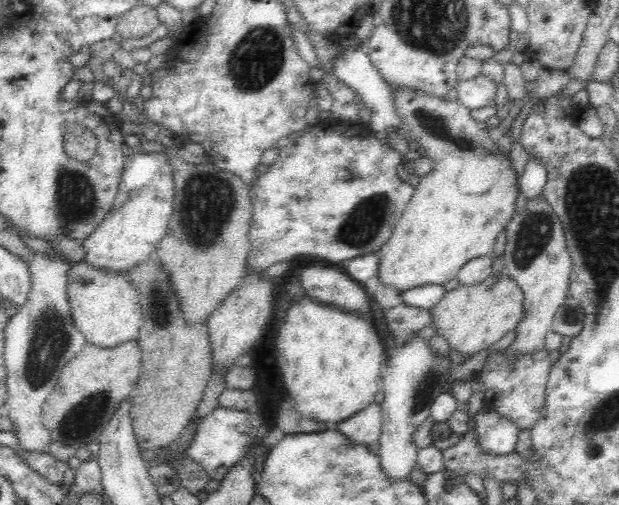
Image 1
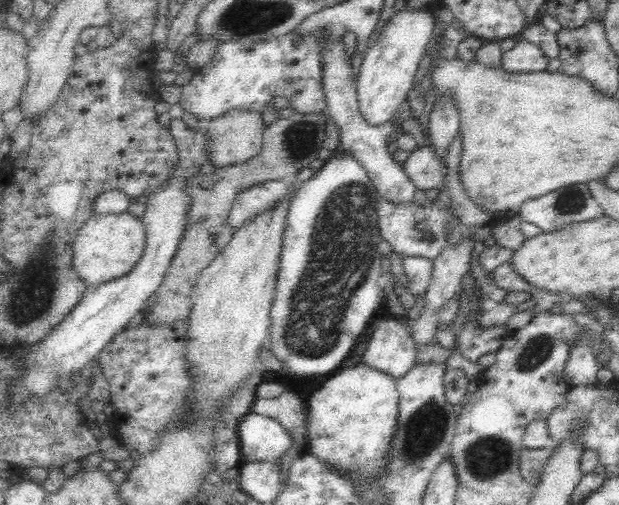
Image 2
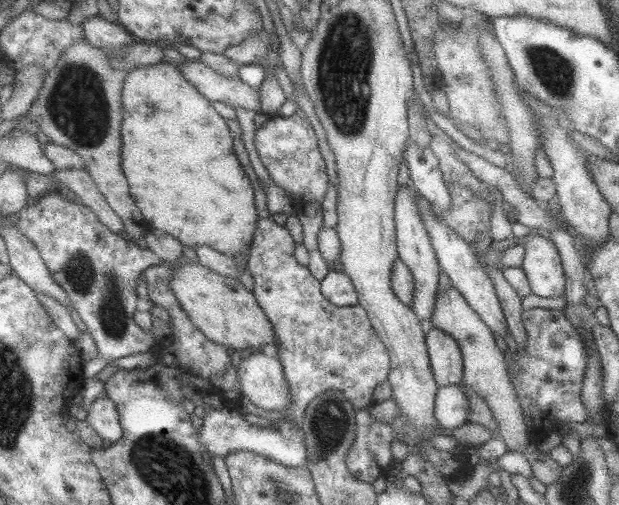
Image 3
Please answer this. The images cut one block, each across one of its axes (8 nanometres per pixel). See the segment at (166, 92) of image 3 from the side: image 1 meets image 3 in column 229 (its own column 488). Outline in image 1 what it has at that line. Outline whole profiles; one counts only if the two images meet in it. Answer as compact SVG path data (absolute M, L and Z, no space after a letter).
M392 90L404 129L433 162L430 174L415 186L402 218L379 251L379 282L402 293L426 284L444 285L472 258L490 255L496 237L514 214L519 183L510 159L497 153L496 132L483 130L485 123L470 118L469 110L457 100Z

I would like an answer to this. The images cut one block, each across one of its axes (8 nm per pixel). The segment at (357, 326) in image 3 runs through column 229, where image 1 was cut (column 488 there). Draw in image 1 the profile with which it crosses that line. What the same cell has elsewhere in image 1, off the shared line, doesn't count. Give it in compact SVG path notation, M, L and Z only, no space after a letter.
M488 406L478 411L473 420L477 440L486 453L506 456L506 454L515 451L516 440L518 440L518 432L520 432L520 430L514 423L508 421L507 418L502 418L496 411L491 410Z

